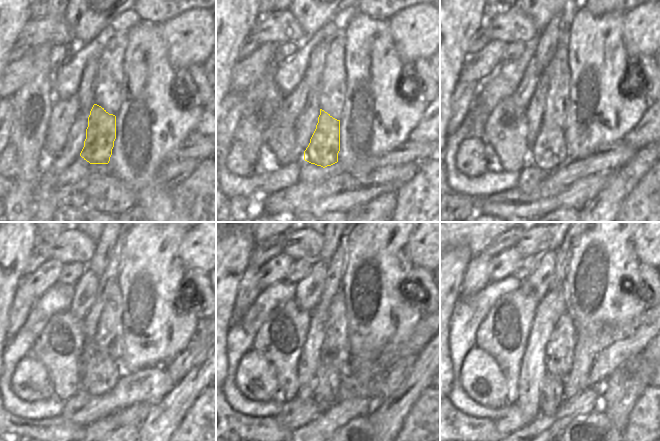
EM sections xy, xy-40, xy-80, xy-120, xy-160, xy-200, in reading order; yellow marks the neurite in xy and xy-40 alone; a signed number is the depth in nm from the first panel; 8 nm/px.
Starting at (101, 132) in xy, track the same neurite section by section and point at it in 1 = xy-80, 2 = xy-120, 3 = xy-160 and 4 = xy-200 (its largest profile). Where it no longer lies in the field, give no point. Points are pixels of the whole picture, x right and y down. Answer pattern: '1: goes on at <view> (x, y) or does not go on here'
1: goes on at xy-80 (548, 151)
2: goes on at xy-120 (101, 373)
3: goes on at xy-160 (328, 378)
4: goes on at xy-200 (551, 390)

